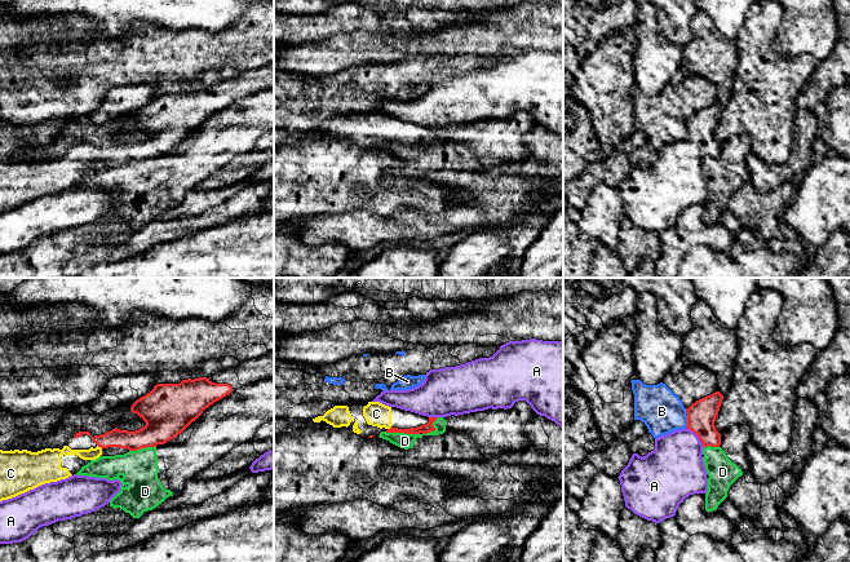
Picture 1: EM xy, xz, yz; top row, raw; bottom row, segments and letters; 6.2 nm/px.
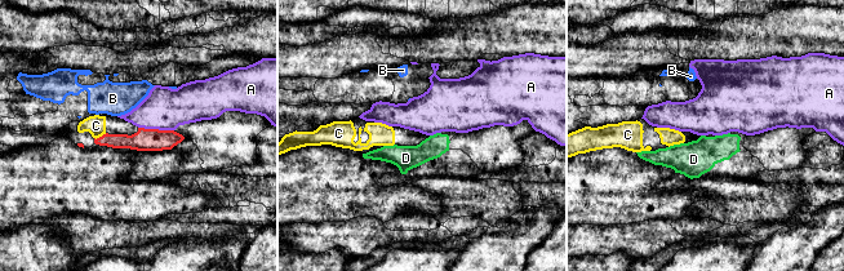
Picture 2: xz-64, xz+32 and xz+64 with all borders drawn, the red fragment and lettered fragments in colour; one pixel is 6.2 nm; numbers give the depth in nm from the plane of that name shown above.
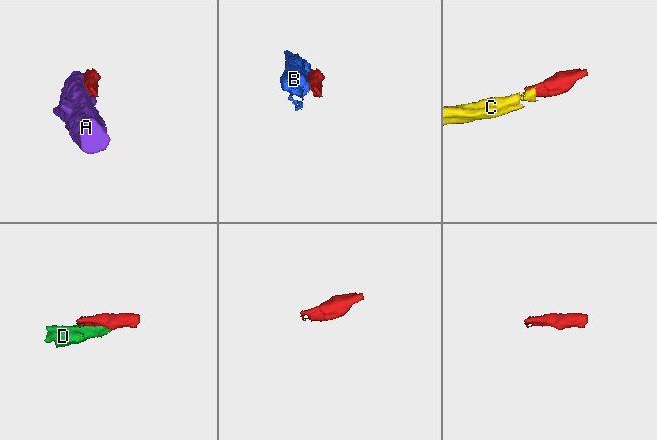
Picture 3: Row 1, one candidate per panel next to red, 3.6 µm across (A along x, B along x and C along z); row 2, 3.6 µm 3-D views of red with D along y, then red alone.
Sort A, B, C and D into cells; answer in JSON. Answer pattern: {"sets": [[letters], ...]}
{"sets": [["A"], ["B"], ["C"], ["D"]]}

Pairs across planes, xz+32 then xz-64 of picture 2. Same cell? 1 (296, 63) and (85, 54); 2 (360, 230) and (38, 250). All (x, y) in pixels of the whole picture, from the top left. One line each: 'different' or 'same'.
1: same
2: different

